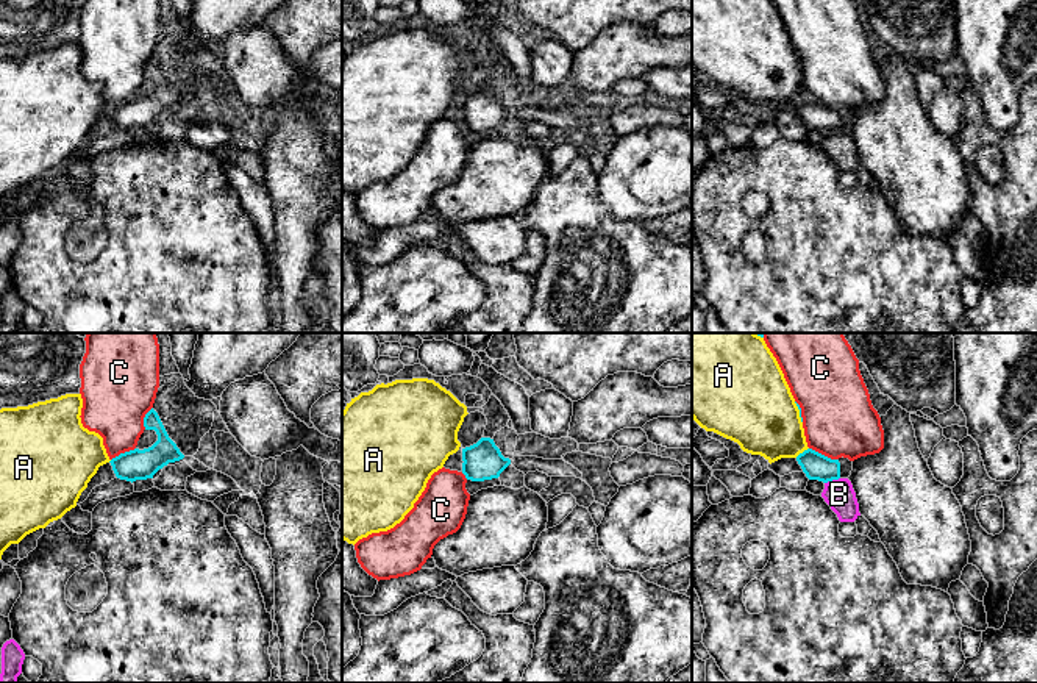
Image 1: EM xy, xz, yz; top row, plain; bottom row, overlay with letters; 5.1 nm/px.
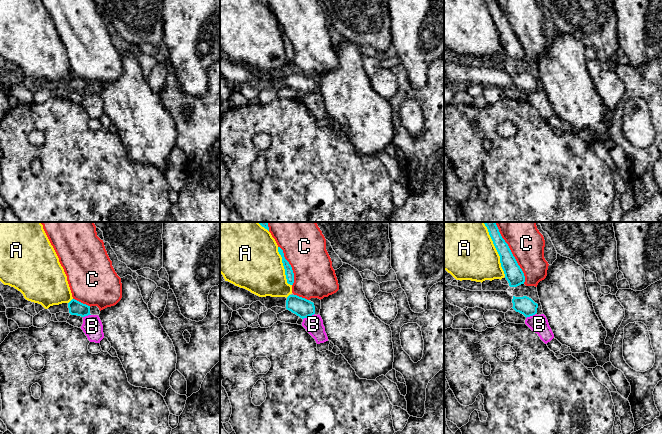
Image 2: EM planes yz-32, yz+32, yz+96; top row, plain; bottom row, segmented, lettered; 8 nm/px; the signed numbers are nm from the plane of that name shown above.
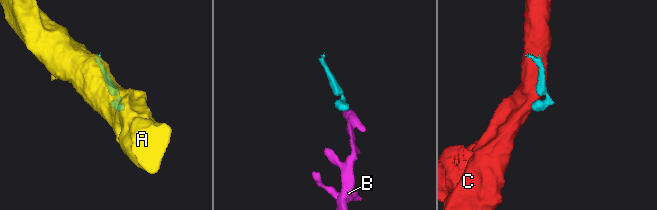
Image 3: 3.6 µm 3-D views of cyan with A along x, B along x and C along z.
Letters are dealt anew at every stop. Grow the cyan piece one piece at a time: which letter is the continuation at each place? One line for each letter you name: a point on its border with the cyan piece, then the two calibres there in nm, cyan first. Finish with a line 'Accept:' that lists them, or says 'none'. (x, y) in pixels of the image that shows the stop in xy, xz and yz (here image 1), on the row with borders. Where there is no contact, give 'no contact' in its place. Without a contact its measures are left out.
Accept: none

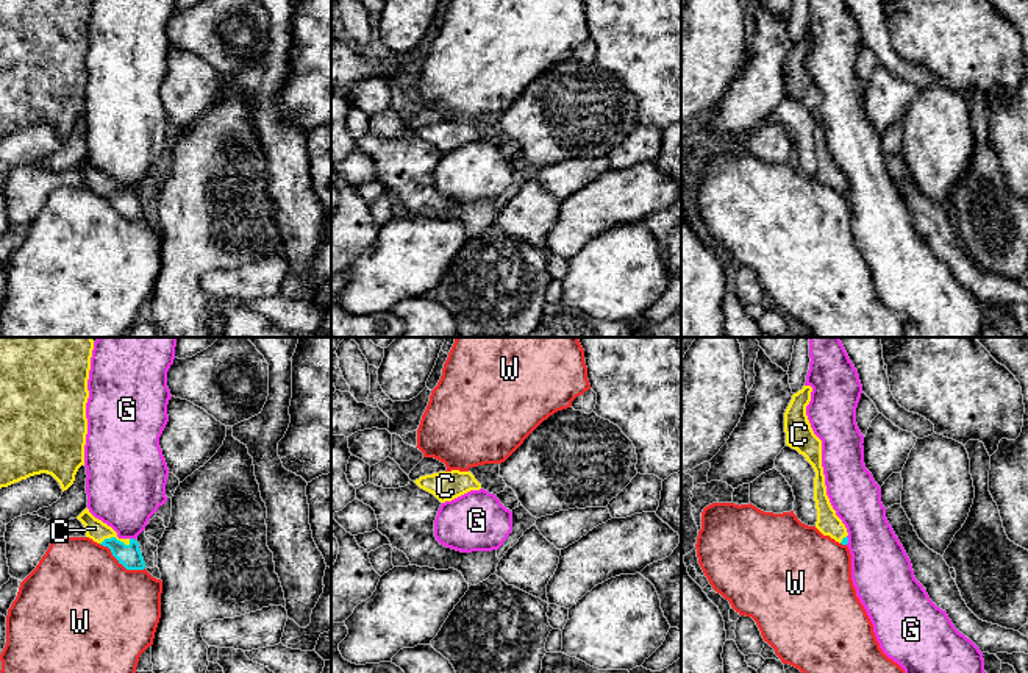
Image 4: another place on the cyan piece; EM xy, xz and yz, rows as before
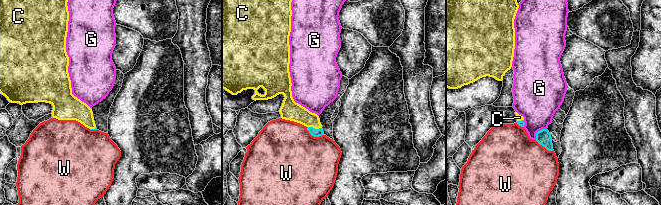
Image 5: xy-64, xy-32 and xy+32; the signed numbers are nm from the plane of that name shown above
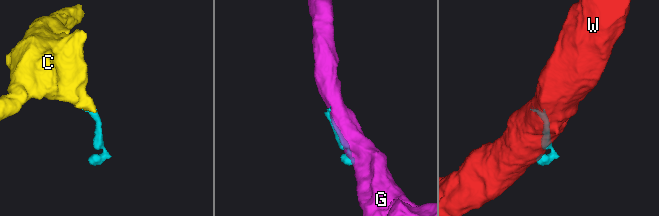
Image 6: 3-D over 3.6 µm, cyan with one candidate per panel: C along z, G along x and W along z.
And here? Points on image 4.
C: meets cyan in xy at (116, 539); 120 nm thick on the cyan side, 110 nm on the other
Accept: C

